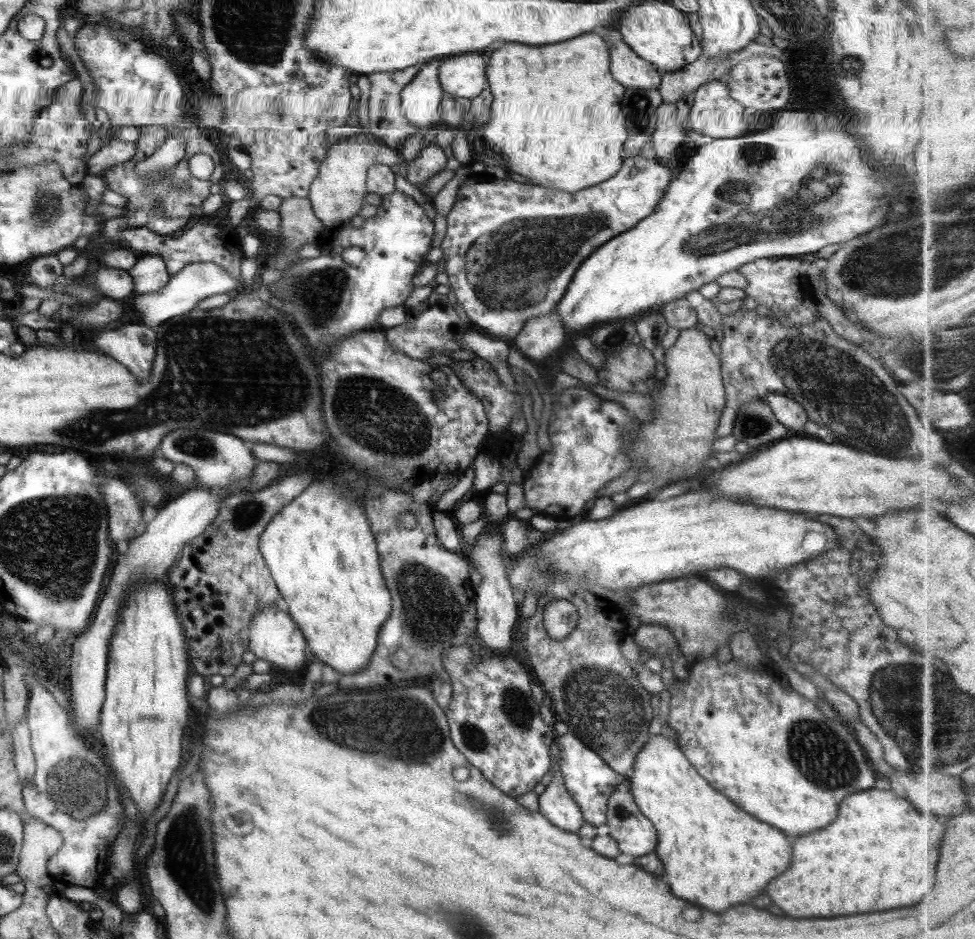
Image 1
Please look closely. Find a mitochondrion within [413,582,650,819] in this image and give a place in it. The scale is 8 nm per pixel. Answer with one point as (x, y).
(609, 713)

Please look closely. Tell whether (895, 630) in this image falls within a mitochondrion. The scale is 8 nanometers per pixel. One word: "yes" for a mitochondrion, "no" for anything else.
no

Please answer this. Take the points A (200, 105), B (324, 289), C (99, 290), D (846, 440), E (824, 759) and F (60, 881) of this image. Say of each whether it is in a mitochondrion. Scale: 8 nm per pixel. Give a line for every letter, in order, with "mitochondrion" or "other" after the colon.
A: other
B: mitochondrion
C: other
D: other
E: mitochondrion
F: other

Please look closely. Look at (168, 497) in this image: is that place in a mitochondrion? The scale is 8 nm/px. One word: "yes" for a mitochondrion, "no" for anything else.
no

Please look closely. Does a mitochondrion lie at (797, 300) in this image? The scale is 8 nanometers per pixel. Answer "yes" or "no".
no

